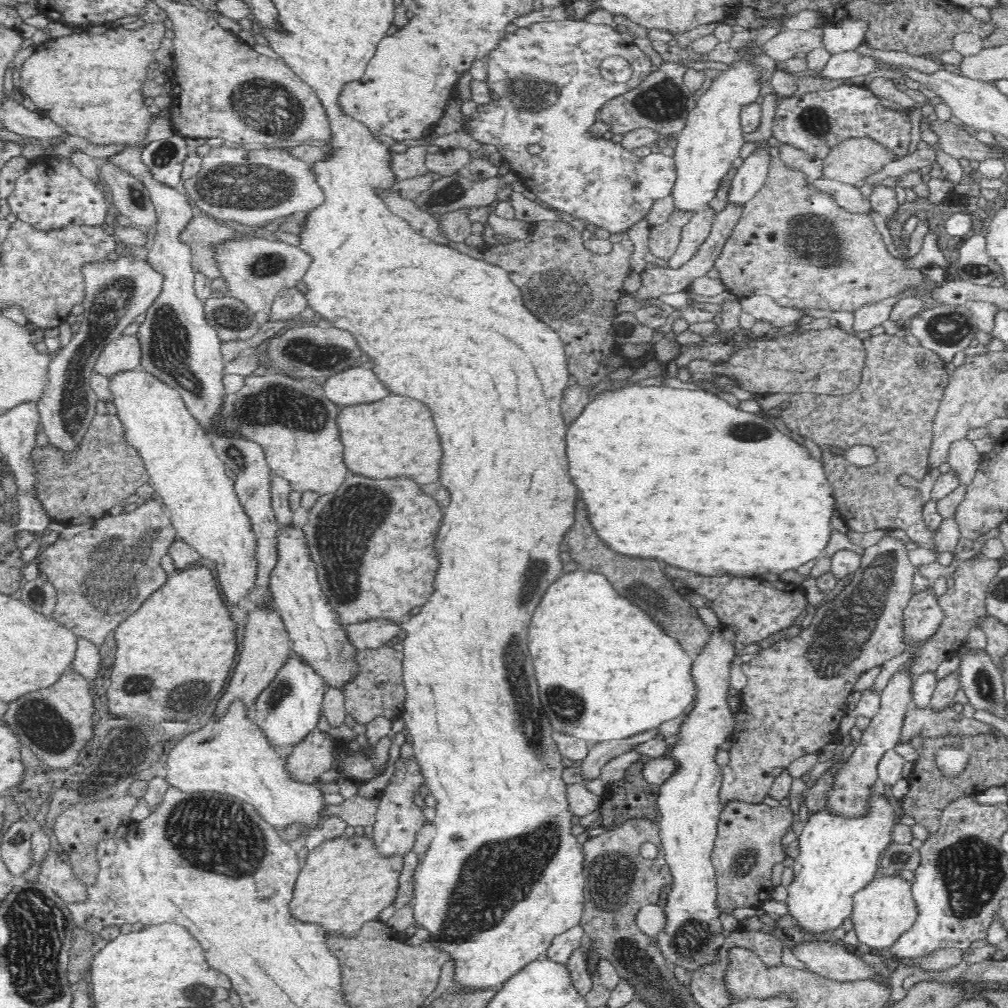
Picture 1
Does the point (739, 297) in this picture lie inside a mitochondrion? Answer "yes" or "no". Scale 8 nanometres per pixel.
no

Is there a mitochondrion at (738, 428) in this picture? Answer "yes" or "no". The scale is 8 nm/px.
yes

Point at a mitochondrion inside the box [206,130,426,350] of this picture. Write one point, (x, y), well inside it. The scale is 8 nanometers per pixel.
(260, 262)

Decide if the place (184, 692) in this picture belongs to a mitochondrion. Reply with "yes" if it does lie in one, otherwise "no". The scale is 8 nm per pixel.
yes

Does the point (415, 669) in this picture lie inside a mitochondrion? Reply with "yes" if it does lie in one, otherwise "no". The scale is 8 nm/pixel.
no

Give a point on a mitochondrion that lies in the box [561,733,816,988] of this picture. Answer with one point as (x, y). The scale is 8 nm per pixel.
(679, 943)

